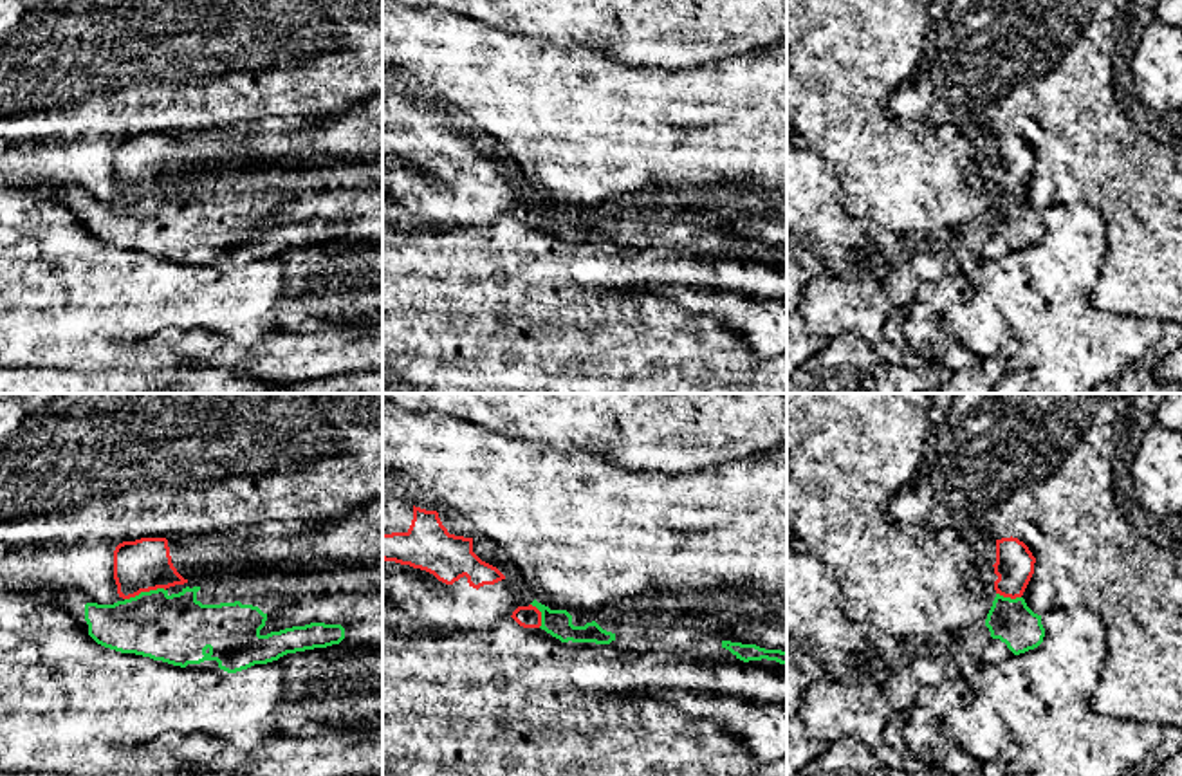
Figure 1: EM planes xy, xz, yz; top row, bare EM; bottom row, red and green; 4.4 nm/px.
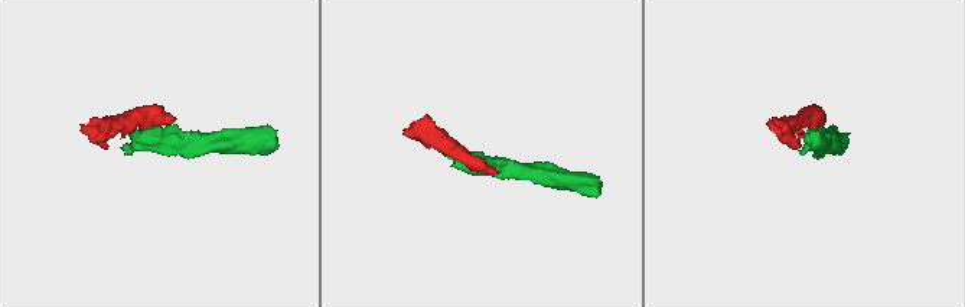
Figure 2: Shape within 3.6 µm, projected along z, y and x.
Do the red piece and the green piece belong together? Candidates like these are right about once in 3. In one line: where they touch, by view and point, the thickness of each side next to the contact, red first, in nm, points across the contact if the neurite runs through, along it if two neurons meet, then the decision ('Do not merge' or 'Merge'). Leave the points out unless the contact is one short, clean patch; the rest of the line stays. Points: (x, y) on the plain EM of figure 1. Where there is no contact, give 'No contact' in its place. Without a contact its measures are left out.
Touches red at xy (145, 186). Thickness 240 nm (red) against 320 nm. Path across: xy (141, 161), (145, 186), (177, 224). Merge

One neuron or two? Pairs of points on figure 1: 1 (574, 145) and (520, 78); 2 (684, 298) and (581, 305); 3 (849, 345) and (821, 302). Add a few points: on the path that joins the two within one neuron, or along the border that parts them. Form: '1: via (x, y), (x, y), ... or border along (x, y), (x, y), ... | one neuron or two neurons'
1: via (569, 129), (535, 94) | one neuron
2: border along (634, 287), (666, 295), (690, 313), (710, 318) | two neurons
3: border along (831, 336), (854, 332), (874, 349) | two neurons

